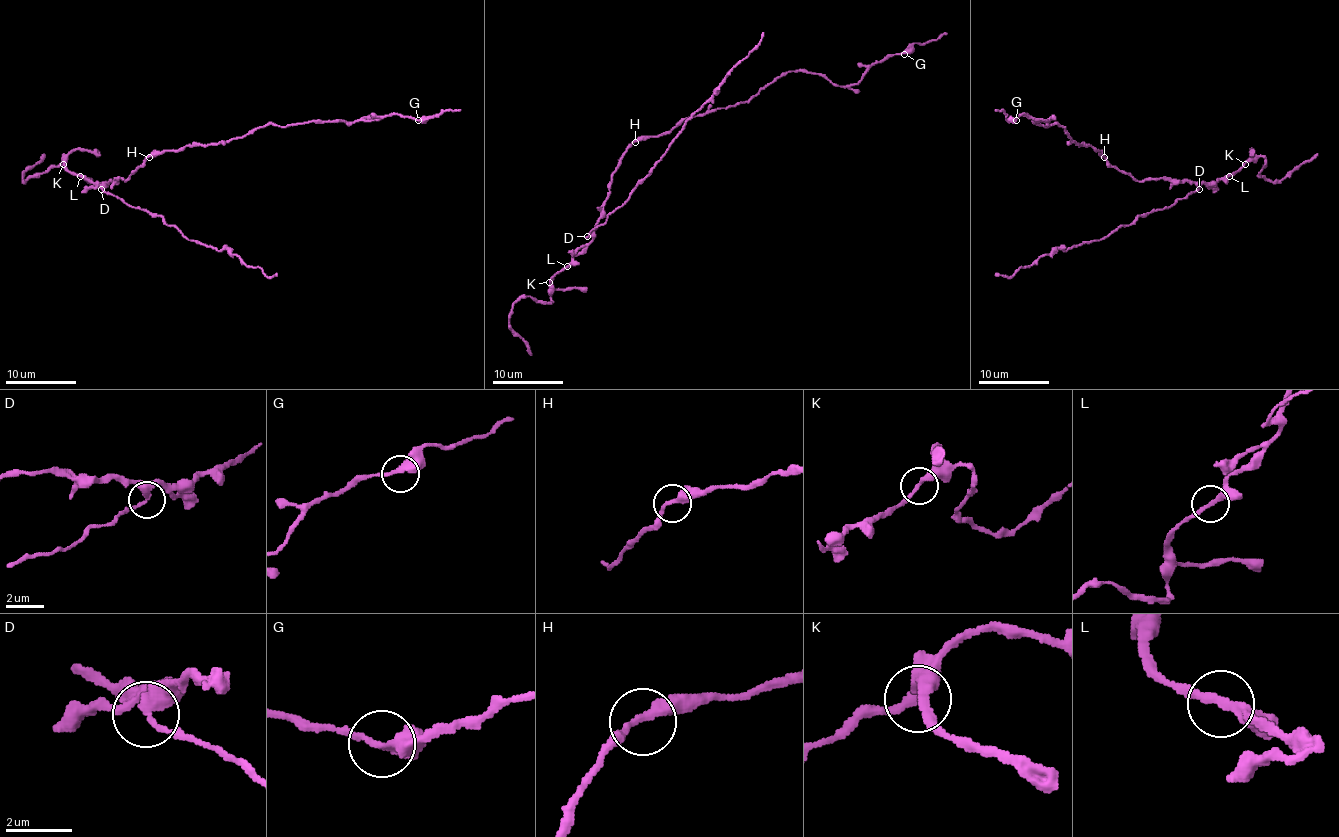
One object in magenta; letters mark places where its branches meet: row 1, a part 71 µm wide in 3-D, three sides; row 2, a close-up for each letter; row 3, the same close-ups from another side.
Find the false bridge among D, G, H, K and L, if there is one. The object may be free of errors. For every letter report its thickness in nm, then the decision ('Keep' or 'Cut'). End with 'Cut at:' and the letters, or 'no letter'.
D: Thickness 280 nm. Cut
G: Thickness 320 nm. Keep
H: Thickness 280 nm. Keep
K: Thickness 300 nm. Keep
L: Thickness 280 nm. Keep
Cut at: D

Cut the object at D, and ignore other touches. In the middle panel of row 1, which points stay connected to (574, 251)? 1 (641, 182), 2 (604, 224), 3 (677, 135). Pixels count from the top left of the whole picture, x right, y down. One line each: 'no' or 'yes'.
1: no
2: no
3: no

